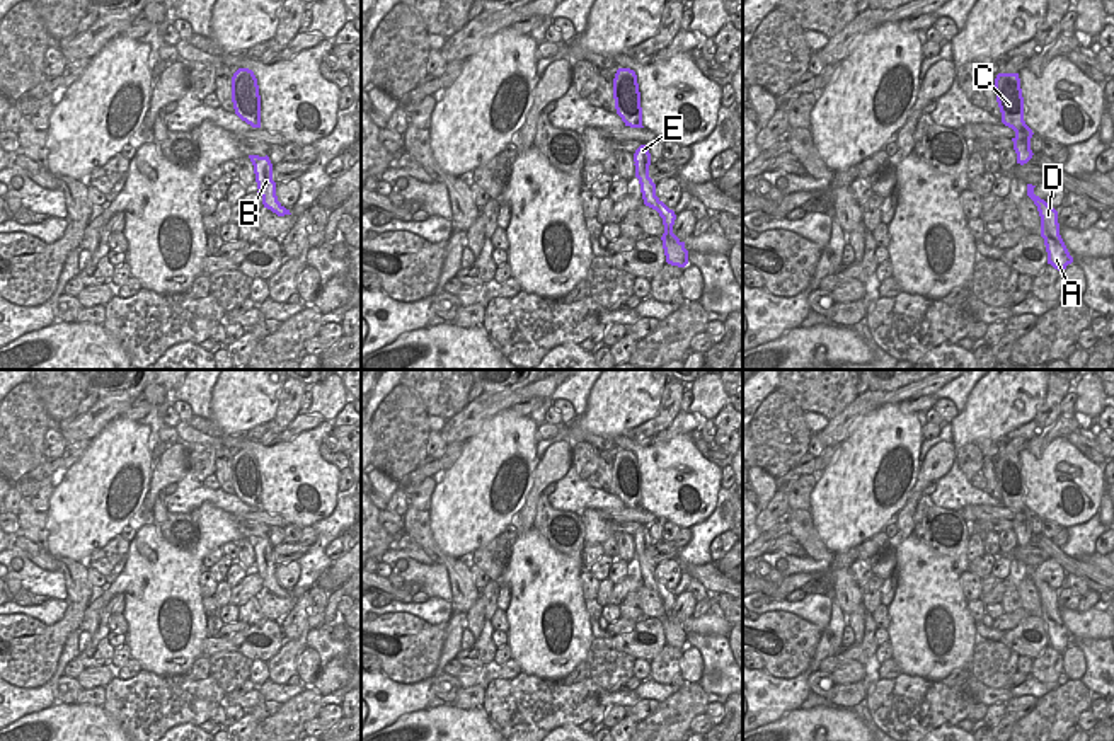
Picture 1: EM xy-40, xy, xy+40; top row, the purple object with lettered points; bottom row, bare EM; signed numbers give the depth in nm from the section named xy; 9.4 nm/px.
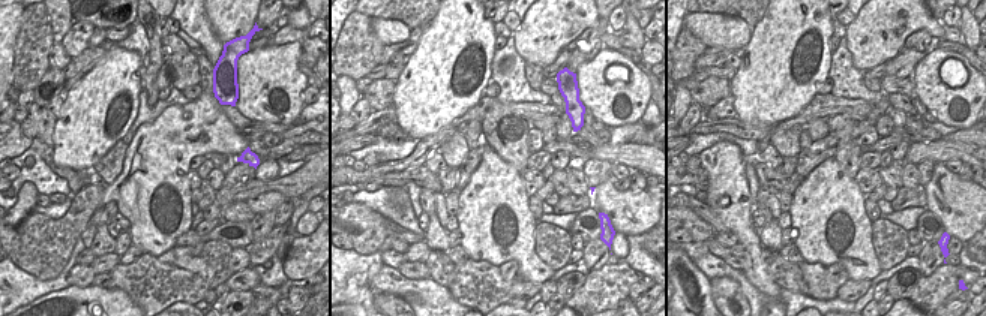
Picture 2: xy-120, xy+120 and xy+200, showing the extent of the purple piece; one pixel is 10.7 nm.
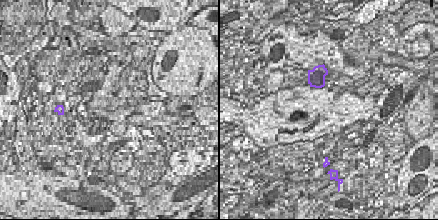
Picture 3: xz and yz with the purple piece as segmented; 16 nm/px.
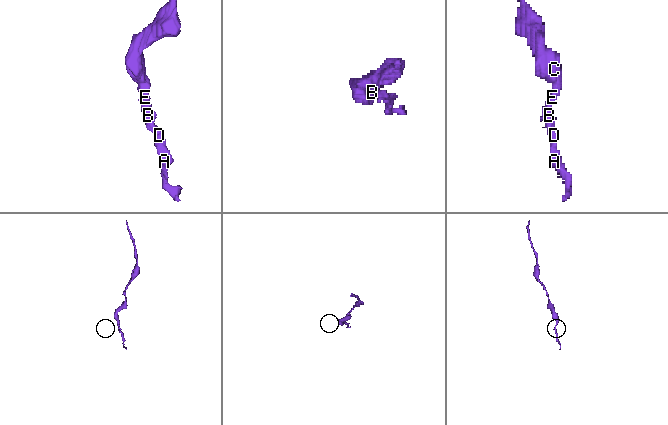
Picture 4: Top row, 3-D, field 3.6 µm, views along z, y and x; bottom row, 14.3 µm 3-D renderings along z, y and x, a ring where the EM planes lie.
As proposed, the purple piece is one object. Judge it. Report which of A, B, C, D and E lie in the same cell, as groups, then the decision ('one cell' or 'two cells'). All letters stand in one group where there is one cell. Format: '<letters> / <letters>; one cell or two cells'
A B C D E; one cell

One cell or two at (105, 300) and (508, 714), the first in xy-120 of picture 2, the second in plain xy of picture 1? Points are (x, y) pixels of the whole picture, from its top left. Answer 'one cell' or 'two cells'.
two cells

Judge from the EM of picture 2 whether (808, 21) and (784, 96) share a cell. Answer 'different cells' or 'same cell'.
same cell

